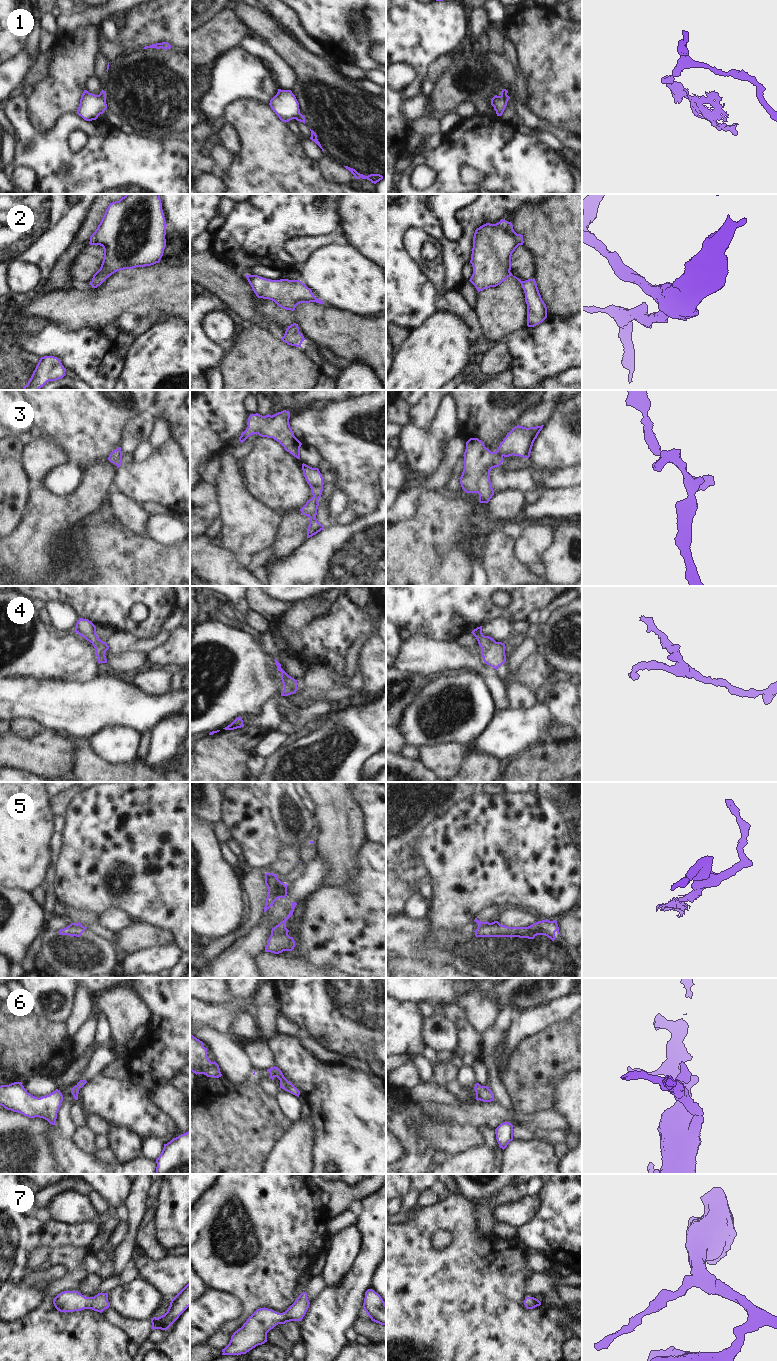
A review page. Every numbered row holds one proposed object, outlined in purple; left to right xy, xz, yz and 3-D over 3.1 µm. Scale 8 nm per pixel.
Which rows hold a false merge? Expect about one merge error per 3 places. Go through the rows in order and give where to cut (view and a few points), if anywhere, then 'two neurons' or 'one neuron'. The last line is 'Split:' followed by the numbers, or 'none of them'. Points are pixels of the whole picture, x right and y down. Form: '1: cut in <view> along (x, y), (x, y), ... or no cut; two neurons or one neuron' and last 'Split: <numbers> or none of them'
1: cut in yz along (500, 96), (507, 101); two neurons
2: no cut; one neuron
3: no cut; one neuron
4: no cut; one neuron
5: cut in yz along (488, 922), (479, 925); two neurons
6: no cut; one neuron
7: no cut; one neuron
Split: 1, 5

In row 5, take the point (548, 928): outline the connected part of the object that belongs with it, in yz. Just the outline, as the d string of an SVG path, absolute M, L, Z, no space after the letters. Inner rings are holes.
M546 919L533 923L528 927L508 927L501 925L498 921L494 921L486 925L479 925L474 932L476 937L519 937L534 939L537 935L545 935L554 941L556 931L560 935L557 921Z

